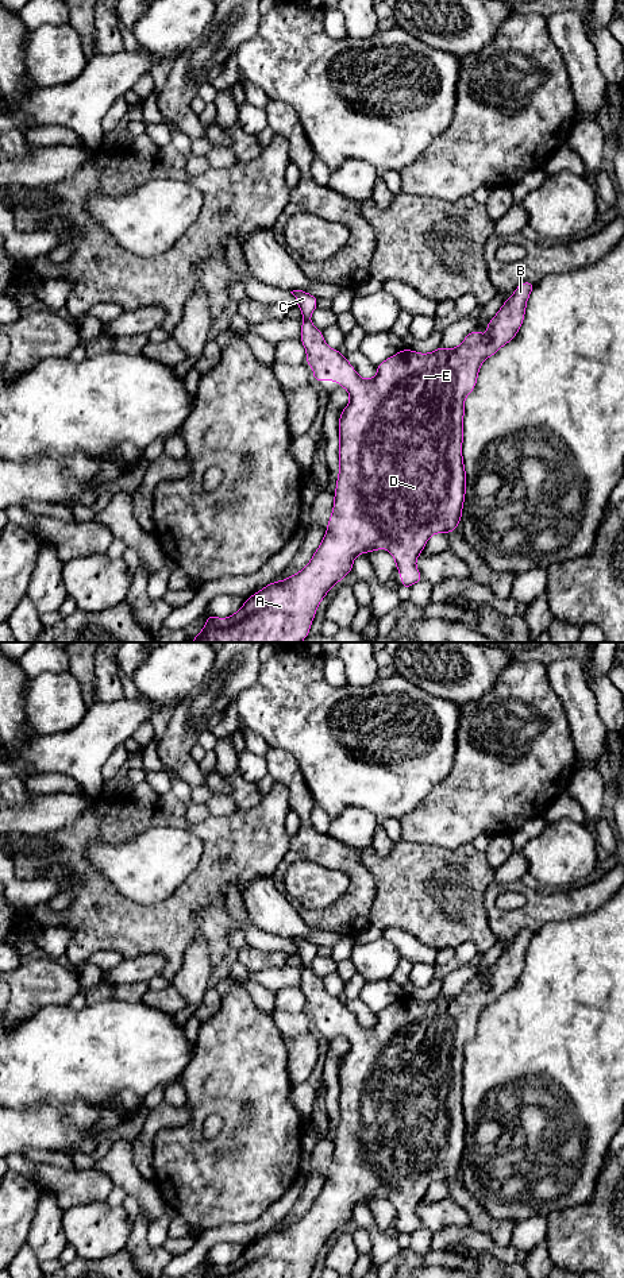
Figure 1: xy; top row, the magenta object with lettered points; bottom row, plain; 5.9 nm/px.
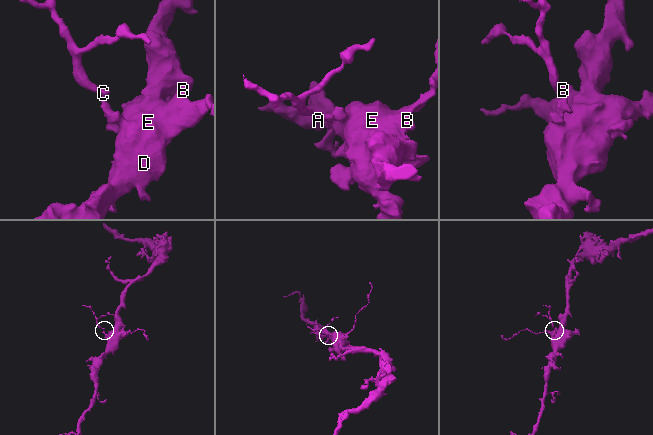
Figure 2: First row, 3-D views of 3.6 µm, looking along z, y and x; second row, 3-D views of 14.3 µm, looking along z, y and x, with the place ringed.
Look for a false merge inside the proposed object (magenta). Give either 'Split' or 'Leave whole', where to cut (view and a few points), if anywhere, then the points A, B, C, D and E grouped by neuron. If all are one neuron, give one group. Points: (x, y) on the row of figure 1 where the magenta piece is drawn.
Split. Split along xy (304, 319), (308, 320). Groups: A B D E / C

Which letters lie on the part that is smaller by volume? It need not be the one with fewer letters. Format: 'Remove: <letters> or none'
Remove: C

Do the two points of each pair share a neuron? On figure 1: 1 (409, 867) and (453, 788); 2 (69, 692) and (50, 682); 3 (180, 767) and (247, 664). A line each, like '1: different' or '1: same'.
1: different
2: same
3: same

